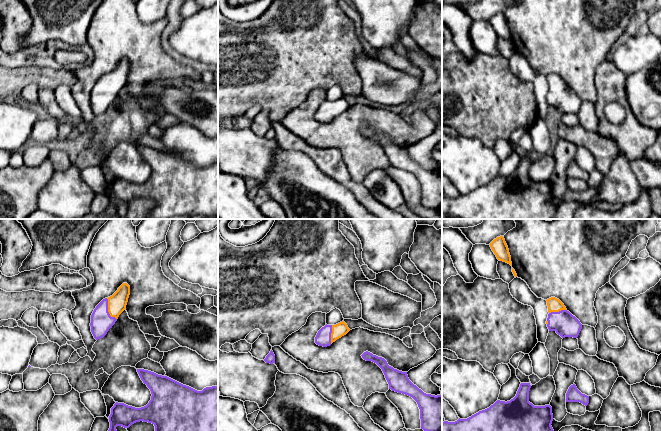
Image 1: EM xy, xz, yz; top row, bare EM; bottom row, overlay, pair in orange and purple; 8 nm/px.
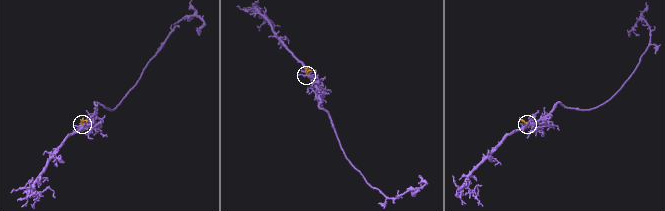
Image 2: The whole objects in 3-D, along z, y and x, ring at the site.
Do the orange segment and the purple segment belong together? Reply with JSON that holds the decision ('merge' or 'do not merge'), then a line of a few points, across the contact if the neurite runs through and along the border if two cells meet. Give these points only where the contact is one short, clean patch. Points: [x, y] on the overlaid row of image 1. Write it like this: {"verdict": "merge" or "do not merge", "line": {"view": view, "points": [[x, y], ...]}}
{"verdict": "merge", "line": {"view": "xy", "points": [[117, 302], [108, 310], [101, 321]]}}

